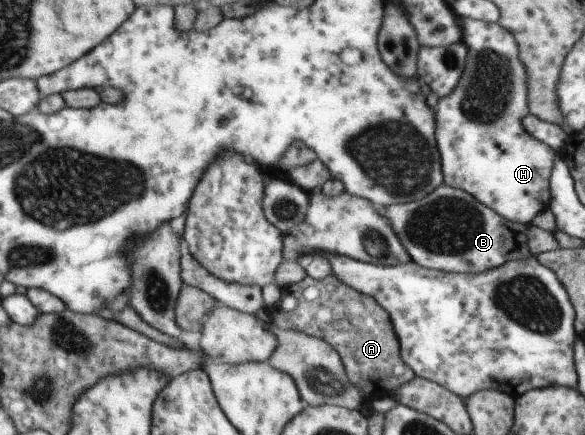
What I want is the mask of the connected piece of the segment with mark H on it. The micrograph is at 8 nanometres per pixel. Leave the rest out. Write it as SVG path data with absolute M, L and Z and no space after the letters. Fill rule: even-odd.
M461 19L463 31L463 43L467 46L469 54L467 54L466 64L463 67L461 78L455 90L445 97L439 97L435 106L435 114L439 114L439 130L435 130L435 134L439 134L439 154L443 154L443 183L450 187L465 191L467 194L478 199L487 208L494 210L498 215L502 215L504 219L514 223L521 223L524 226L529 225L530 220L540 212L546 210L550 204L550 173L553 172L553 166L557 161L559 153L548 147L546 143L534 139L528 134L522 125L522 118L528 114L527 106L527 87L526 87L526 67L518 58L518 45L514 34L510 30L501 26L498 21L494 23L486 23L475 19Z

